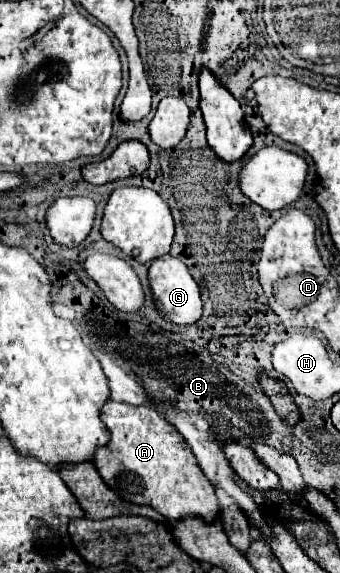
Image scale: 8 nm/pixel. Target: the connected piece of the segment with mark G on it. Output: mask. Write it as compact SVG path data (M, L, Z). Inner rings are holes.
M169 254L155 258L149 266L149 282L151 282L155 306L165 320L171 320L175 324L193 324L199 320L199 316L201 316L201 292L199 292L197 282L193 280L189 268L181 262L181 258L175 258Z

